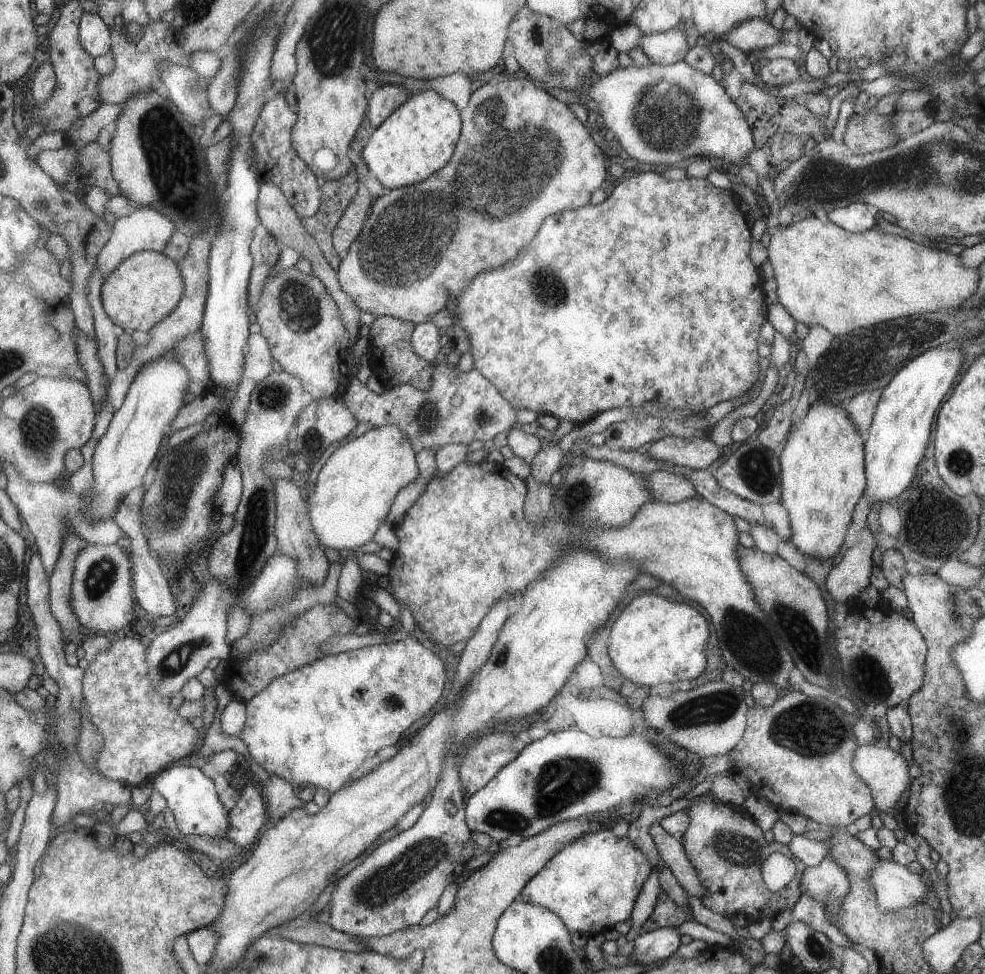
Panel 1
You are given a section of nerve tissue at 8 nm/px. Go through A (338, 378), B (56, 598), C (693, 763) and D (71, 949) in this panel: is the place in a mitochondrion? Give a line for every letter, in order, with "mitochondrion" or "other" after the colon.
A: other
B: other
C: other
D: mitochondrion

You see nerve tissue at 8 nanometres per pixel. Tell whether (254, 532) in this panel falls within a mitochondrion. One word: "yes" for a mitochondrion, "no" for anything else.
yes

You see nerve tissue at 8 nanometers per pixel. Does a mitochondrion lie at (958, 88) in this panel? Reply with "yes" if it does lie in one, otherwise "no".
no

